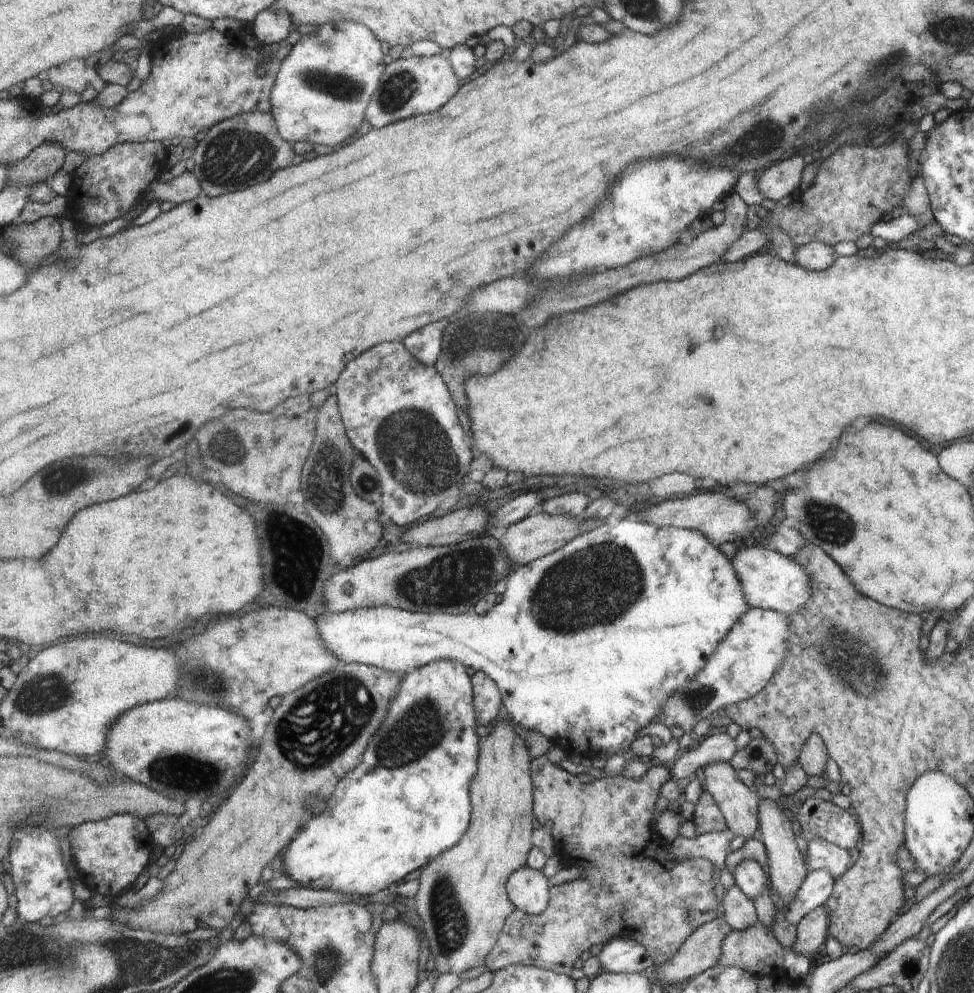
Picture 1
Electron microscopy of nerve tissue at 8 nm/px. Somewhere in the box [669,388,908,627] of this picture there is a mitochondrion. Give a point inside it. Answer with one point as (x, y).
(835, 525)

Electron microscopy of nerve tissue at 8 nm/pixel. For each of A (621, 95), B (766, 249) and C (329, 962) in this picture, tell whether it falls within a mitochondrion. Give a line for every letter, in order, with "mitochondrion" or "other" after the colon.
A: other
B: other
C: mitochondrion

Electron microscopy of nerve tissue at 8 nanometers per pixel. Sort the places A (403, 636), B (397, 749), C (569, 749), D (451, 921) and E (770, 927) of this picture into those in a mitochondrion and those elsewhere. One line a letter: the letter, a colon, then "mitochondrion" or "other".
A: other
B: mitochondrion
C: other
D: mitochondrion
E: other

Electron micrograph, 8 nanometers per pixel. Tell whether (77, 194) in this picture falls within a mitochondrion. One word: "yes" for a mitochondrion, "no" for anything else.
no

